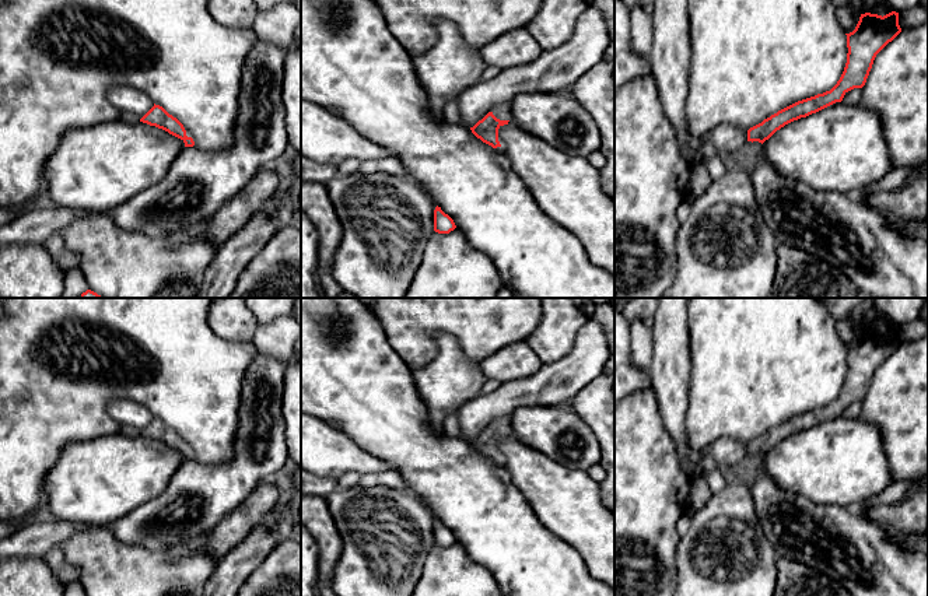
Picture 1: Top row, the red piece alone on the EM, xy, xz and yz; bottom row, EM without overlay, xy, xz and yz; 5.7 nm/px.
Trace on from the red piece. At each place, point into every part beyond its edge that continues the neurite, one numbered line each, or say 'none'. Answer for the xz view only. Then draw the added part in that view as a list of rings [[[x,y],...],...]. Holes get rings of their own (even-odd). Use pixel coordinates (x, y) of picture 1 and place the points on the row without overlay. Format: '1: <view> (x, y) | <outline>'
1: xz (503, 426) | [[[511,417],[497,418],[491,425],[500,434],[511,434]]]

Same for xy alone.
none

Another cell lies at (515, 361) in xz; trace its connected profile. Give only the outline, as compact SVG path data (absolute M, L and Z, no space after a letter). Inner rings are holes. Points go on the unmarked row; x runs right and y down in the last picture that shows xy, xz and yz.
M526 341L512 343L480 362L483 375L501 383L530 376L540 368L540 358Z

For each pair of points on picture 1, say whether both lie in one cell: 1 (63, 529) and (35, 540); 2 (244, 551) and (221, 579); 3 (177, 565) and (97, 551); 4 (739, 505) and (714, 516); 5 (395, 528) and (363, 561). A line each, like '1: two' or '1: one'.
1: one
2: one
3: one
4: one
5: one

